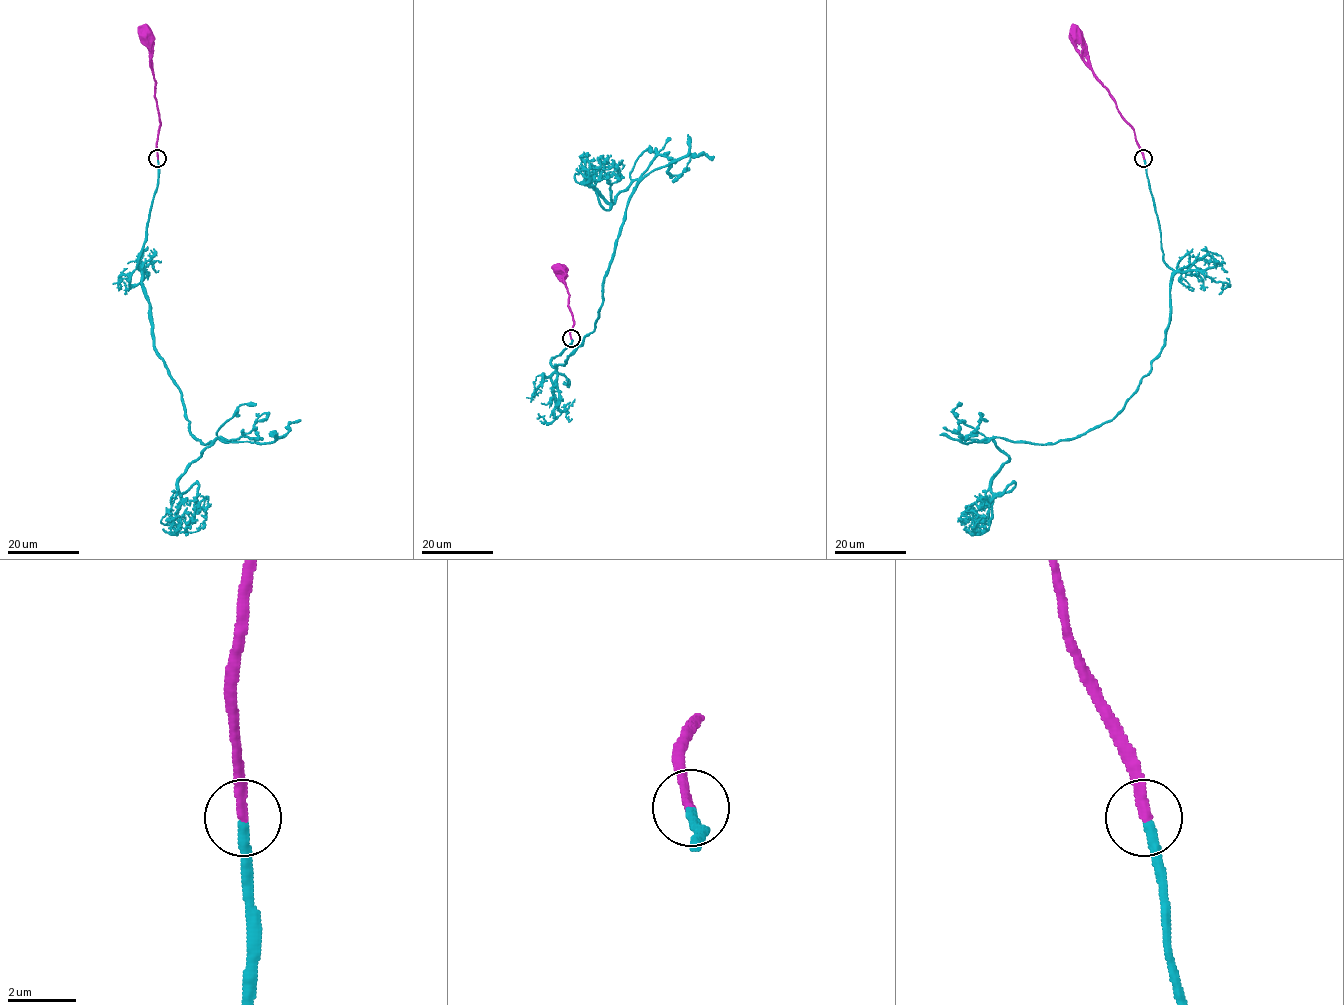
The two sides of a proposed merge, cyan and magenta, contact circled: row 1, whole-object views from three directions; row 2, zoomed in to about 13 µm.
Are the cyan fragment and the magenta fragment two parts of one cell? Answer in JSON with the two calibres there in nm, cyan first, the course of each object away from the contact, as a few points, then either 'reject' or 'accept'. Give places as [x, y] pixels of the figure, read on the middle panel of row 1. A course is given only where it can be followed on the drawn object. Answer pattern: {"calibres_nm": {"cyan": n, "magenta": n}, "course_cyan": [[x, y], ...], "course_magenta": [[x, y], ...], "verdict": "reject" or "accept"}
{"calibres_nm": {"cyan": 300, "magenta": 320}, "course_cyan": [[571, 338], [555, 367], [593, 331], [638, 181], [607, 202], [587, 183], [589, 171], [616, 167], [618, 181]], "course_magenta": [[571, 338], [573, 316], [568, 307], [564, 269], [560, 268]], "verdict": "accept"}

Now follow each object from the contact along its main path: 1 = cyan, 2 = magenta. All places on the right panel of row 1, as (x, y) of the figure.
1: (1144, 159), (1172, 271), (1165, 345), (1112, 419), (1054, 443), (985, 441), (1008, 456), (976, 533), (986, 516)
2: (1144, 158), (1133, 128), (1079, 54), (1074, 35)

